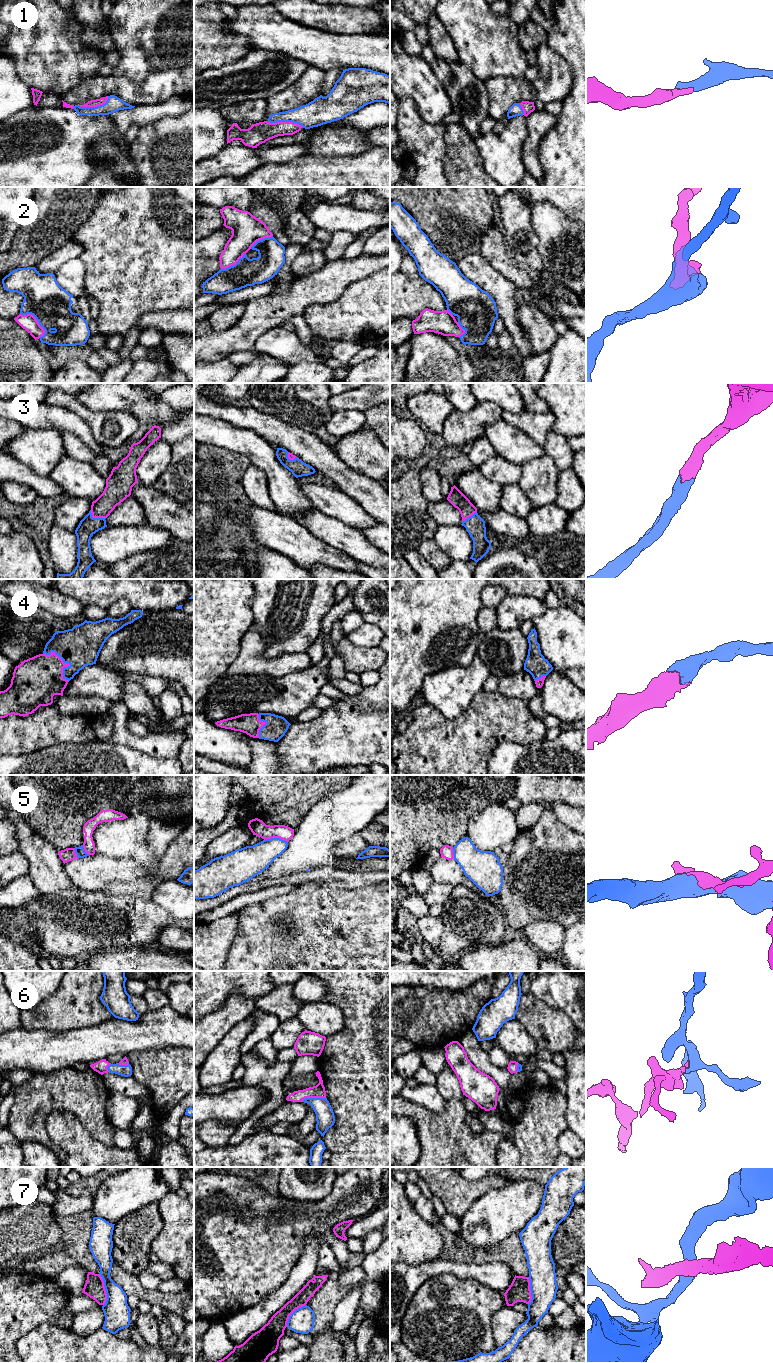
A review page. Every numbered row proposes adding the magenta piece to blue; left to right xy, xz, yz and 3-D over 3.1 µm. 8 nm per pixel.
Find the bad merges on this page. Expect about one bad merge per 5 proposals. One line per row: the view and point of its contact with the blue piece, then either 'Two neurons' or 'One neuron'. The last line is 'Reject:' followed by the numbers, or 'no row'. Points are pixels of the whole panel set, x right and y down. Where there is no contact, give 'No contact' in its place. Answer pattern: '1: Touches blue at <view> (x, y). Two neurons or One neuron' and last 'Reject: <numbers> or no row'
1: Touches blue at xz (285, 121). One neuron
2: Touches blue at xy (36, 319). One neuron
3: Touches blue at xy (96, 518). One neuron
4: Touches blue at xy (66, 662). One neuron
5: Touches blue at xz (276, 838). Two neurons
6: Touches blue at xz (313, 1098). One neuron
7: Touches blue at xy (105, 1289). Two neurons
Reject: 5, 7

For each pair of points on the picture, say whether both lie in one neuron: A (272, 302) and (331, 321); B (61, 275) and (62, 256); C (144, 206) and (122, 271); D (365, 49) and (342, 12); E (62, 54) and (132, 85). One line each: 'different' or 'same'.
A: different
B: different
C: same
D: different
E: different

